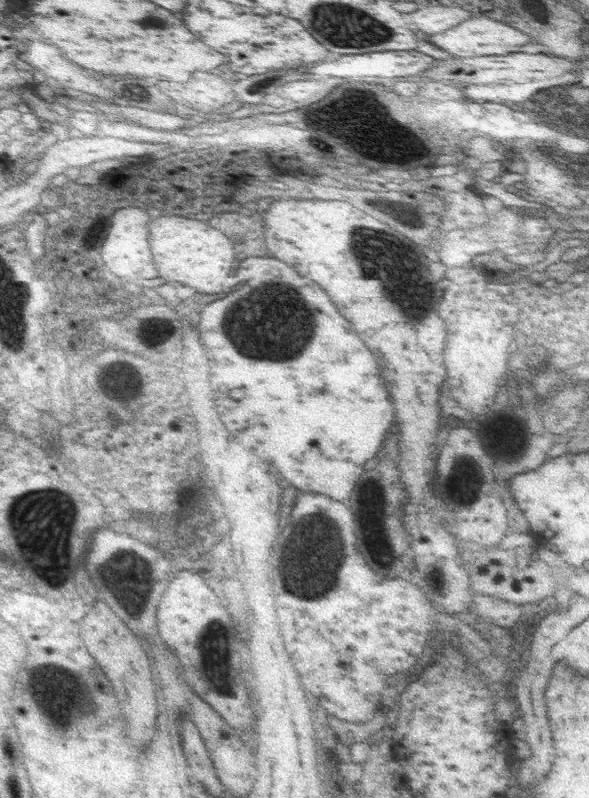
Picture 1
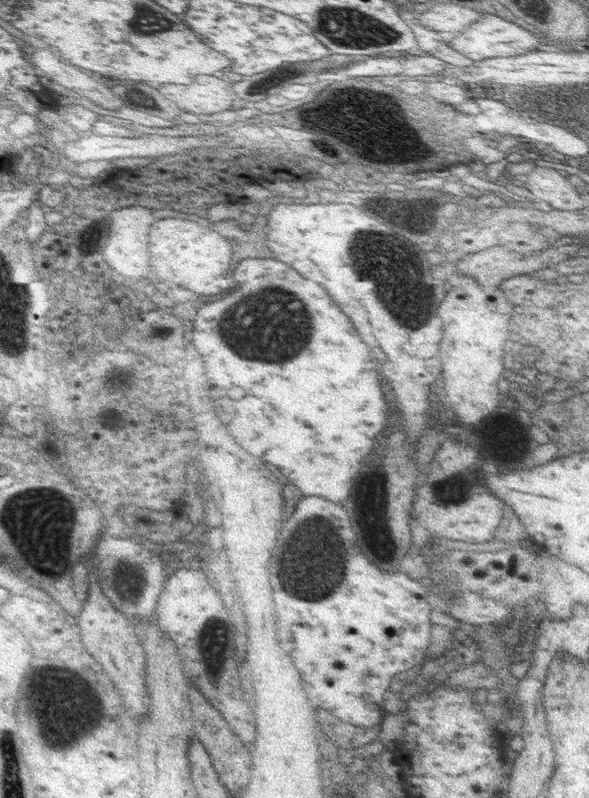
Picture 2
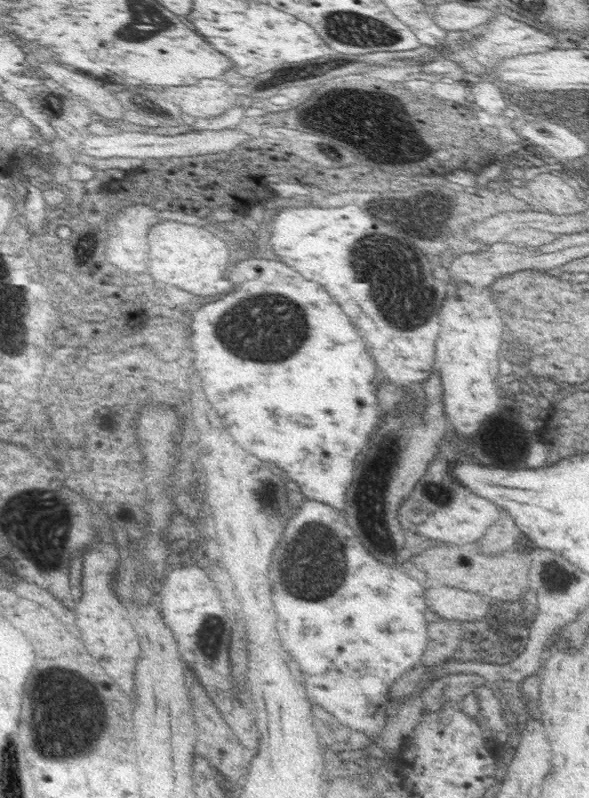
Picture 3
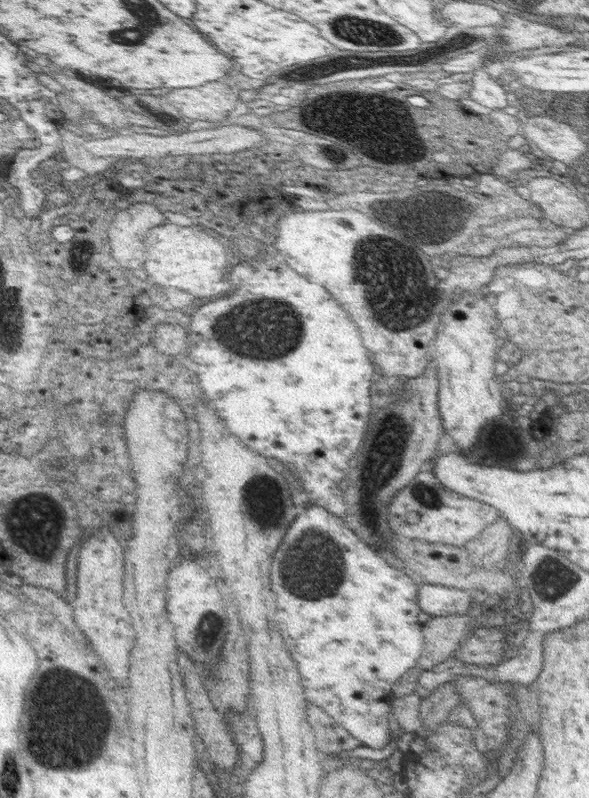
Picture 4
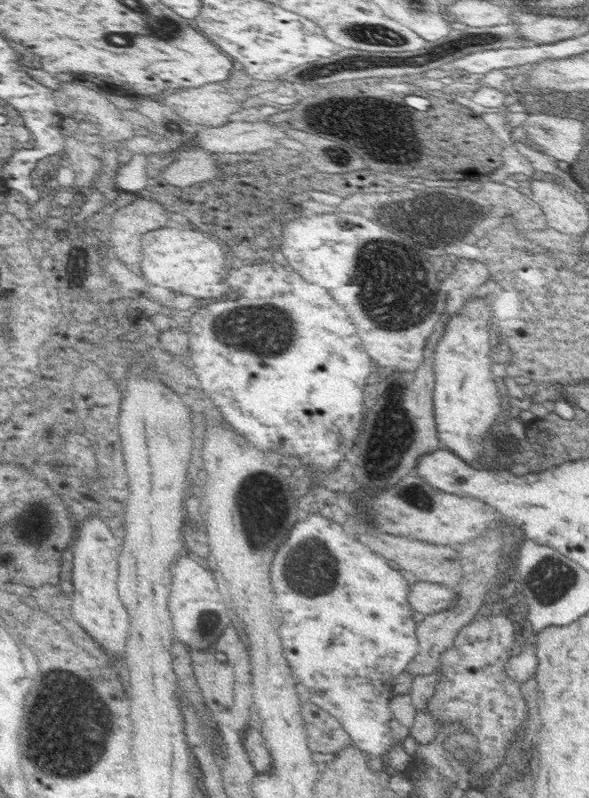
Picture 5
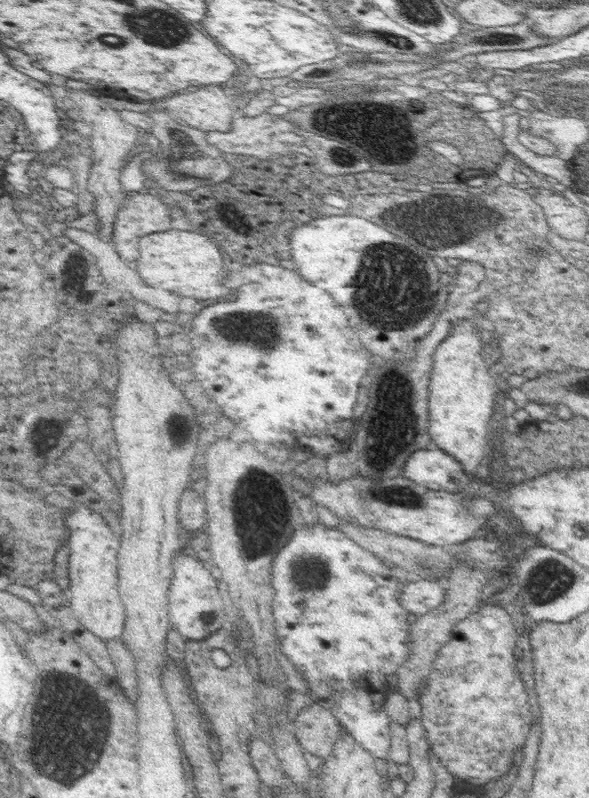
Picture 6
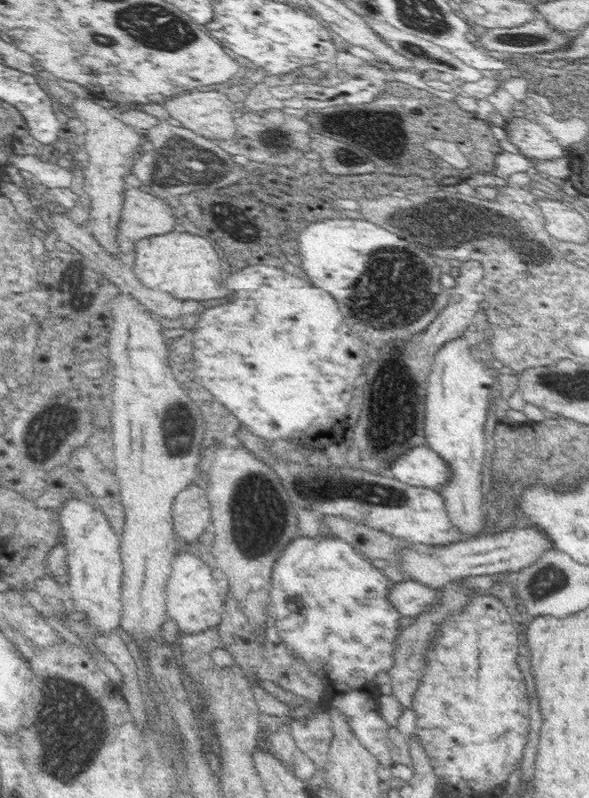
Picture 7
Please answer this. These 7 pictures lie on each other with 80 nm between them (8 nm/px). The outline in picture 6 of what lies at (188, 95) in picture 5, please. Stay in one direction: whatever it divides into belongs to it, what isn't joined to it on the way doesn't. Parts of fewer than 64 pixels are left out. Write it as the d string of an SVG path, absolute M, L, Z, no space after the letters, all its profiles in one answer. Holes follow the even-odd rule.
M206 86L200 90L184 90L184 94L165 97L160 106L173 118L192 128L226 132L232 124L232 100L218 86Z

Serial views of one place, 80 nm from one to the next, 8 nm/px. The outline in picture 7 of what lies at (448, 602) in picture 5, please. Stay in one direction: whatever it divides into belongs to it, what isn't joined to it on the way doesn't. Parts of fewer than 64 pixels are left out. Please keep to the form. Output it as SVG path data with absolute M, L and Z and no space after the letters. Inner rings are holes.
M405 579L393 584L388 592L388 599L400 616L417 618L436 600L436 592L437 589L420 581Z

